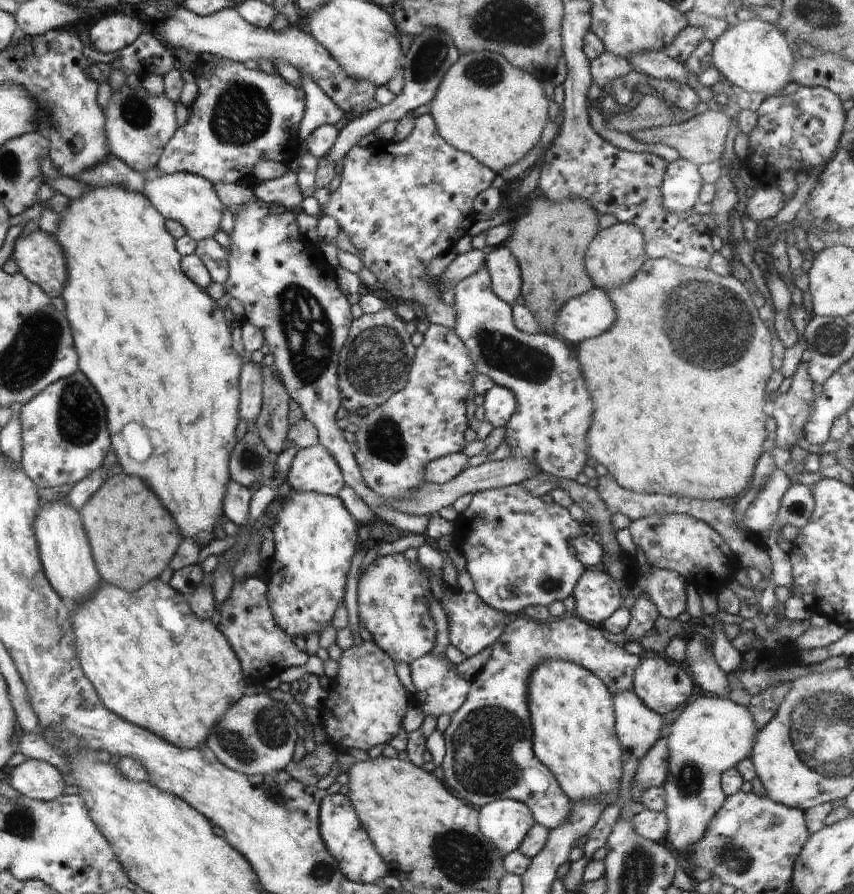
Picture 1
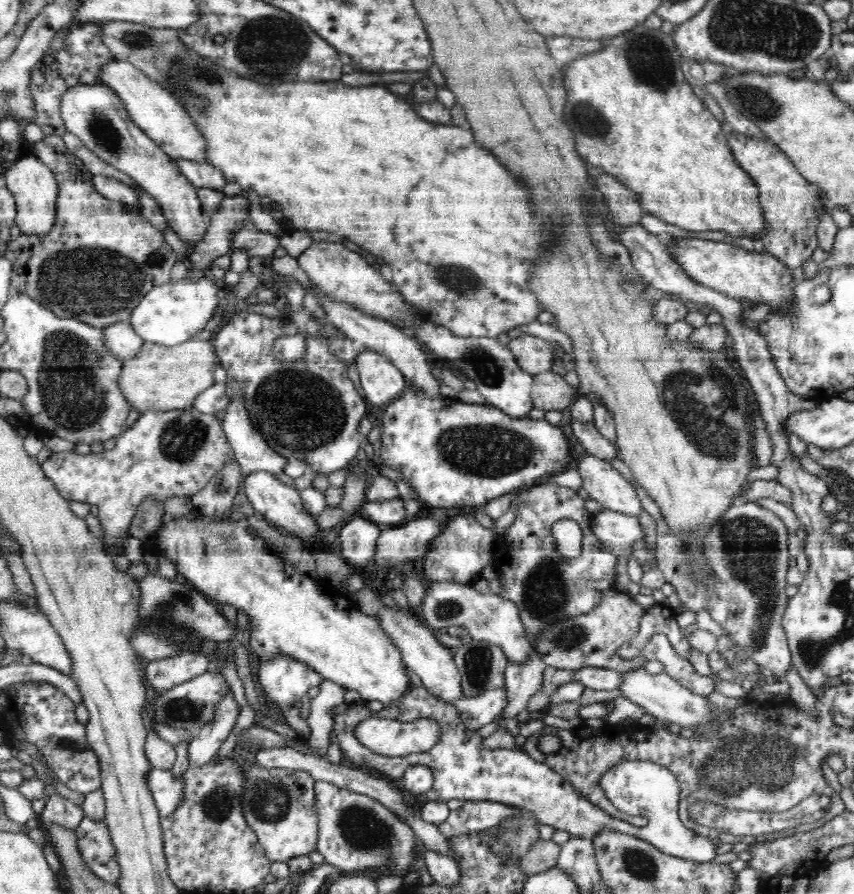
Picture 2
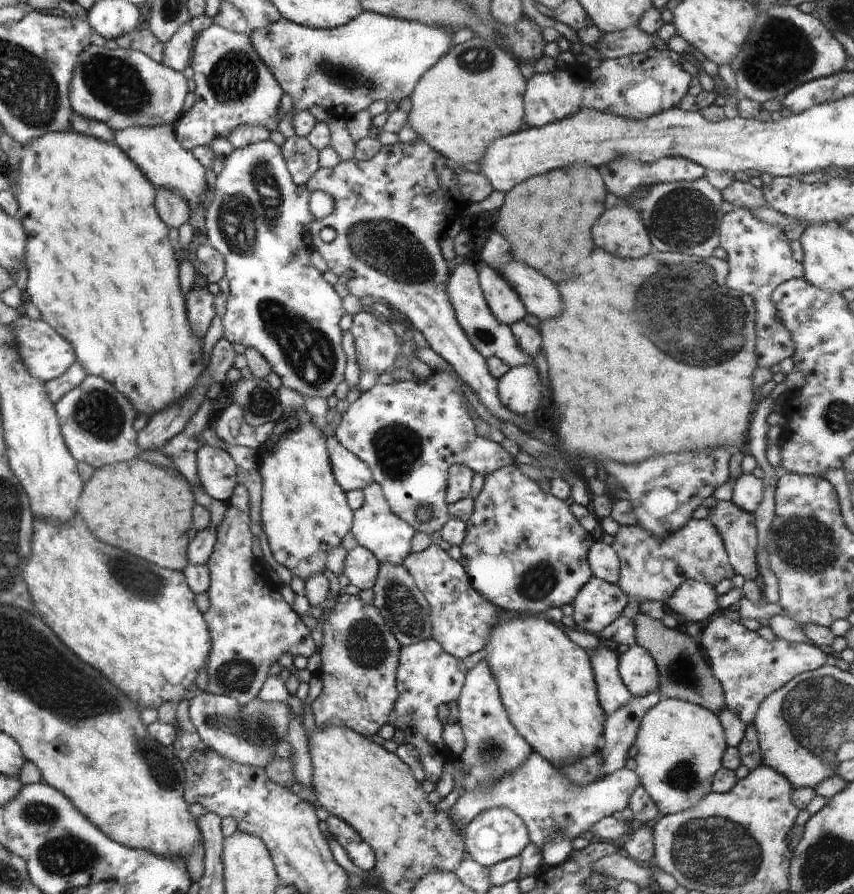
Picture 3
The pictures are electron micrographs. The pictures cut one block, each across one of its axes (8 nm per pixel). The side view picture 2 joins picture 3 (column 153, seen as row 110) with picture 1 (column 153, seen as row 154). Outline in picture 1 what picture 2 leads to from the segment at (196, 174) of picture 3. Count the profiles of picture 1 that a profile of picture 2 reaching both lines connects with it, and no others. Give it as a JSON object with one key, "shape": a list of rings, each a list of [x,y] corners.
{"shape":[[[157,166],[146,173],[144,196],[157,208],[165,219],[174,219],[184,226],[186,234],[194,240],[221,238],[220,221],[223,202],[218,198],[214,185],[203,176],[192,173],[161,175]]]}

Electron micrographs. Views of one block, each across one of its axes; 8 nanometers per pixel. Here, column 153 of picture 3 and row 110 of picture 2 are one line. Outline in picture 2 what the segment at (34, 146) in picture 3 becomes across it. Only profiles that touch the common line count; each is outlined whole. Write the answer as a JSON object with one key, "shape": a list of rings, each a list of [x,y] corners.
{"shape":[[[182,43],[182,52],[177,55],[177,58],[173,60],[173,66],[166,71],[166,89],[181,101],[185,112],[189,114],[189,117],[193,120],[193,124],[197,126],[202,137],[205,140],[205,160],[212,166],[215,166],[220,173],[224,175],[226,182],[236,182],[239,184],[243,191],[254,191],[259,196],[267,196],[276,203],[283,206],[284,219],[290,220],[292,228],[298,232],[308,231],[326,231],[328,233],[334,232],[340,237],[346,238],[349,245],[359,249],[361,252],[371,256],[382,256],[385,260],[385,266],[388,269],[388,277],[394,281],[394,284],[398,286],[399,292],[405,298],[408,303],[414,303],[418,307],[418,314],[426,321],[431,322],[435,326],[442,326],[448,329],[450,333],[458,337],[488,337],[496,339],[501,334],[513,335],[516,333],[515,327],[521,325],[527,325],[533,320],[537,320],[540,311],[544,311],[539,302],[536,302],[537,298],[532,298],[532,292],[528,290],[528,258],[536,258],[536,254],[540,254],[540,246],[544,246],[544,234],[540,234],[540,222],[536,222],[536,218],[532,218],[532,210],[528,210],[528,194],[524,194],[524,186],[520,186],[520,182],[512,182],[512,178],[508,178],[508,170],[504,170],[504,166],[500,166],[500,162],[496,162],[496,158],[492,158],[492,154],[488,154],[486,150],[480,150],[480,146],[476,146],[474,138],[472,138],[472,132],[470,130],[462,130],[462,128],[456,128],[456,126],[440,126],[440,124],[428,124],[426,119],[423,119],[418,113],[414,112],[415,107],[412,108],[408,102],[402,102],[398,98],[397,94],[382,88],[381,86],[349,86],[338,81],[300,81],[296,82],[281,82],[275,84],[263,84],[256,82],[255,79],[247,79],[236,73],[228,67],[224,67],[222,64],[214,62],[210,57],[204,57],[199,52],[189,47],[186,43]]]}

